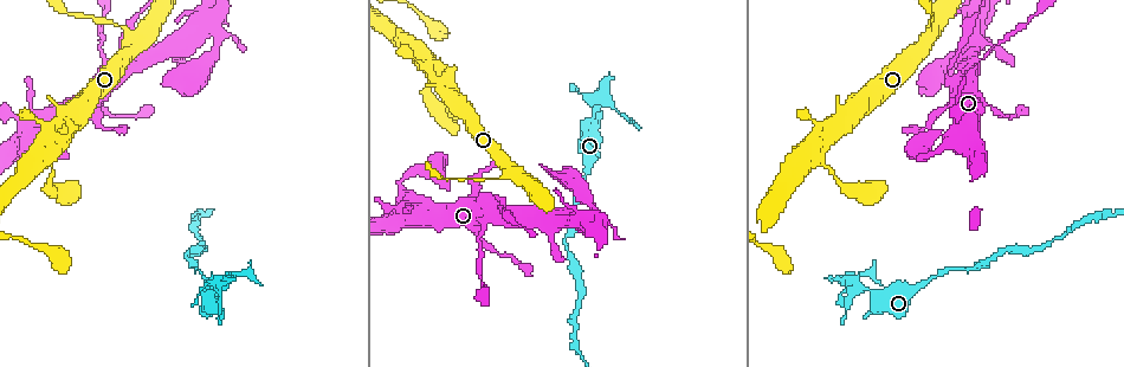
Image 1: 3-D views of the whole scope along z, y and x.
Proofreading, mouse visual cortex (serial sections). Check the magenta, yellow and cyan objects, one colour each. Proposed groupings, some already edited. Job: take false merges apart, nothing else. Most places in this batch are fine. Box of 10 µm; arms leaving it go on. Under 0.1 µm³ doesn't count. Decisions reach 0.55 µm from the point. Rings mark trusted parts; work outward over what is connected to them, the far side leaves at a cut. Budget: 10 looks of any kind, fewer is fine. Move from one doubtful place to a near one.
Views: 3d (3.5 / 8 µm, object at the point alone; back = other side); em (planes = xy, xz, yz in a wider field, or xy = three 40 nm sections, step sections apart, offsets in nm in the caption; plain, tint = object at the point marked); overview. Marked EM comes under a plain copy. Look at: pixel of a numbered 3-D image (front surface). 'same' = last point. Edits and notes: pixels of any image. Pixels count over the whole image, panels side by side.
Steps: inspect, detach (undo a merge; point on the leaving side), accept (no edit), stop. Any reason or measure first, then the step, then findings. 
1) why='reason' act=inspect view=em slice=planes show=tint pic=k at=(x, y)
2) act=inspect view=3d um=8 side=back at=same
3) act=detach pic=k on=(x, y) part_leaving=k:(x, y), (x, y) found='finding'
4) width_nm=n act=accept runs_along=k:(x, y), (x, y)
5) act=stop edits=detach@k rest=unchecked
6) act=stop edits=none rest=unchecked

why='sharp bend' act=inspect view=3d um=3.5 pic=1 at=(934, 152)

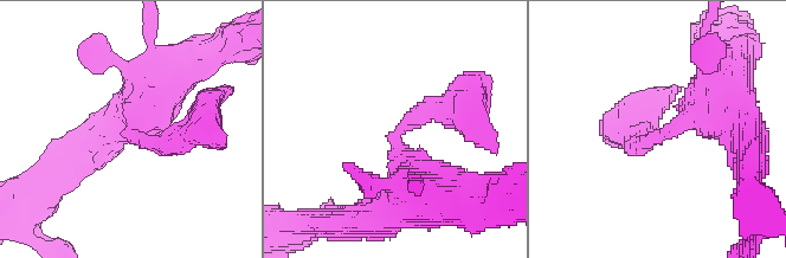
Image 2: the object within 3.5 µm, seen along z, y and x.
act=inspect view=em slice=xy step=5 show=tint pic=2 at=(663, 136)

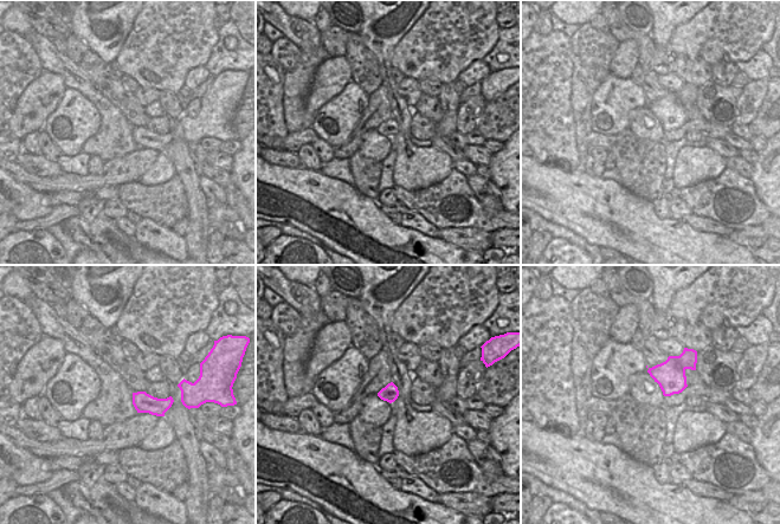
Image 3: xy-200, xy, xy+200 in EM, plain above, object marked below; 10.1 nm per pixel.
arm_widths_nm=300,600 act=accept found='all the same cell'

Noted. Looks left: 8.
why='sharp bend' act=inspect view=3d um=3.5 pic=1 at=(818, 160)

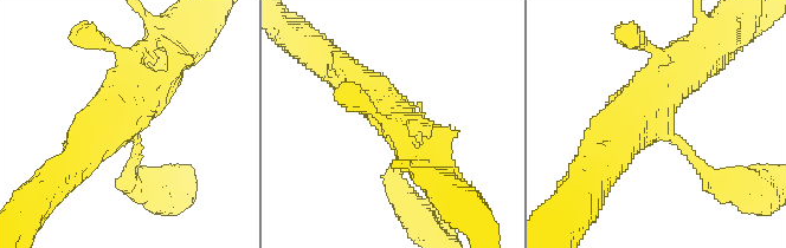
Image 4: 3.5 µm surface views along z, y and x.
act=inspect view=em slice=xy step=2 show=tint pic=4 at=(130, 123)

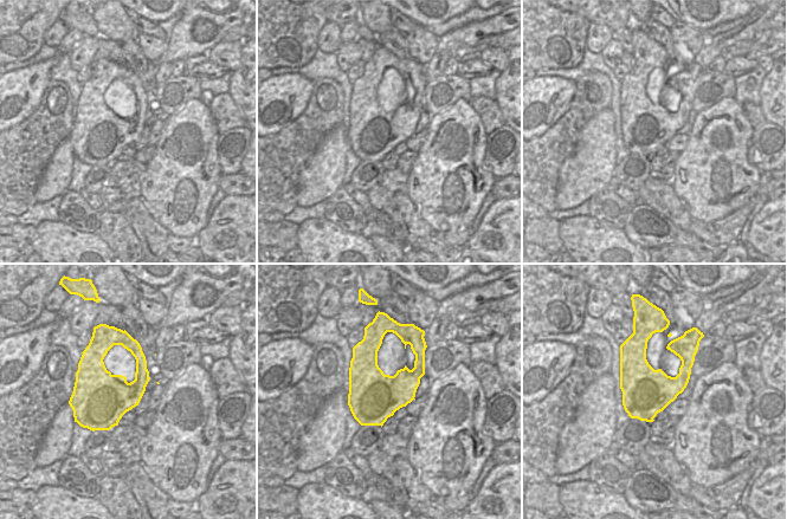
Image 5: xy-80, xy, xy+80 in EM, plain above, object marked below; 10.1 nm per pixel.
act=accept runs_along=4:(156, 65), (128, 182) found='continuous, no second cell'

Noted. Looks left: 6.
why='abrupt turn' act=inspect view=3d um=8 side=back pic=1 at=(927, 38)

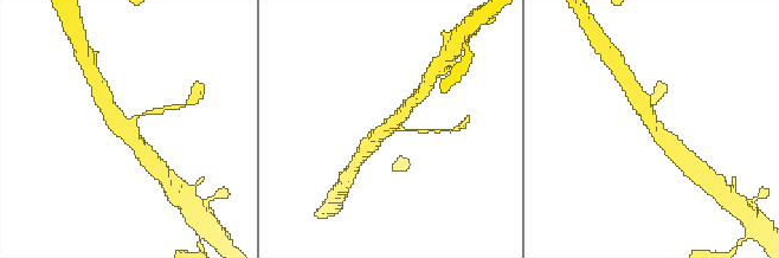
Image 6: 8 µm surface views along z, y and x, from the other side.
why='closer look' act=inspect view=3d um=3.5 at=same

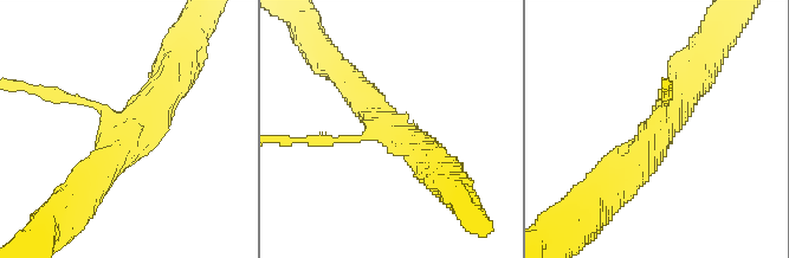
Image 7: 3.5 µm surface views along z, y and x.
arm_widths_nm=150,450,450 act=accept runs_along=7:(86, 184), (169, 78) found='all the same cell'

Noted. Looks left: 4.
why='a narrow waist' act=inspect view=3d um=3.5 pic=1 at=(217, 29)

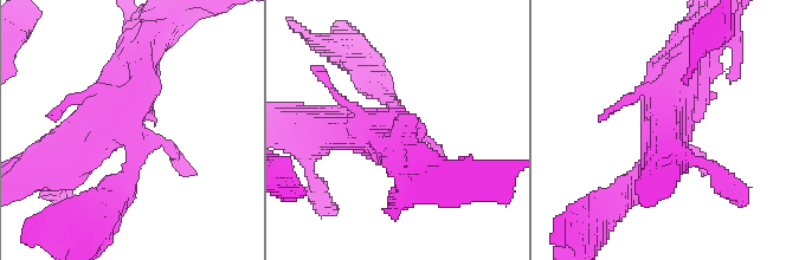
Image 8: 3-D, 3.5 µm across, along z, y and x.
act=inspect view=em slice=planes show=tint pic=8 at=(130, 131)

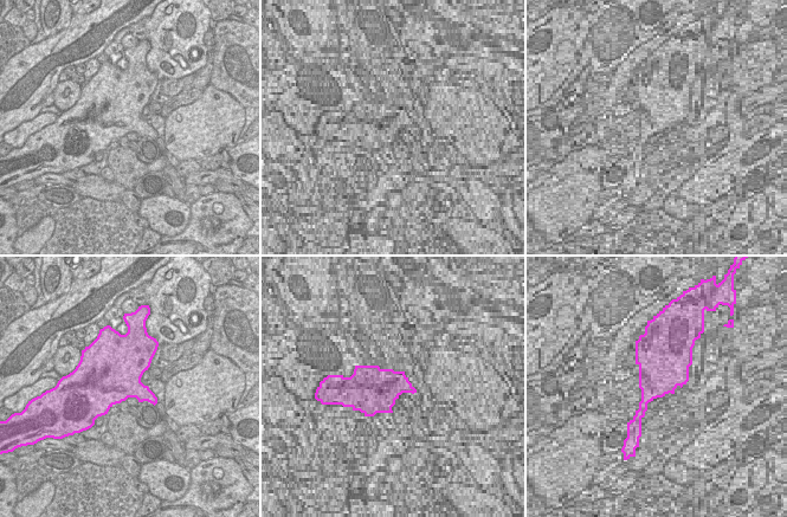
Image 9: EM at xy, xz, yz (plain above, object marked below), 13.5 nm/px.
width_nm=700 act=accept runs_along=8:(309, 130), (390, 101) found='all the same cell'

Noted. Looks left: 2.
act=stop edits=none rest=unchecked

